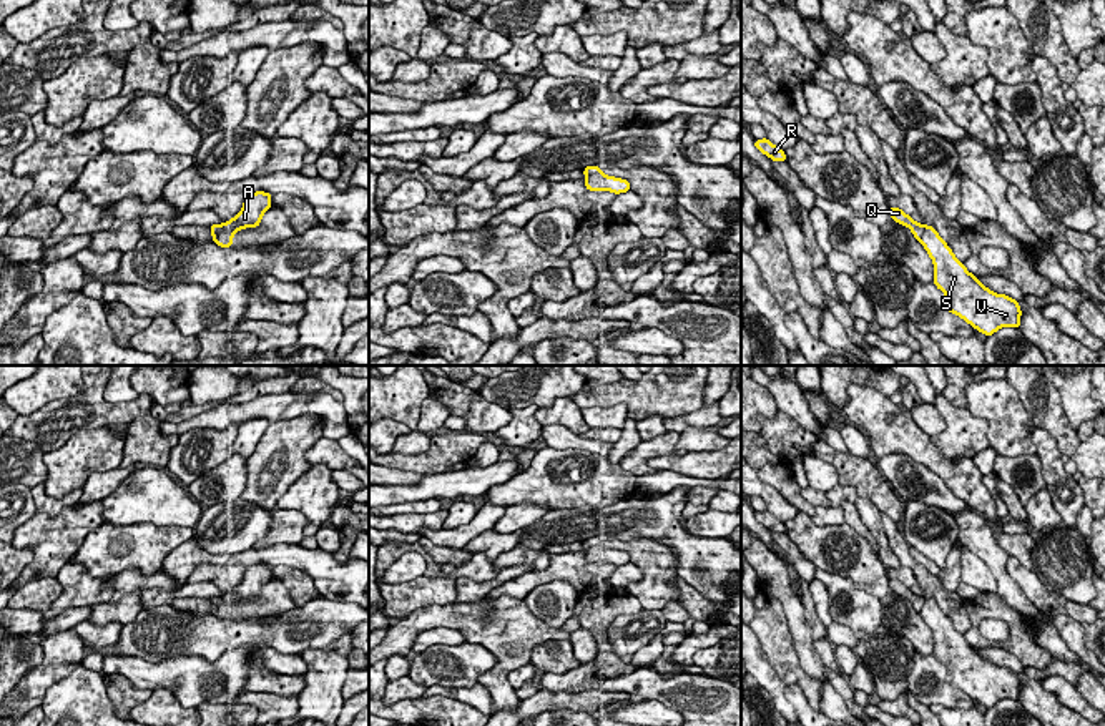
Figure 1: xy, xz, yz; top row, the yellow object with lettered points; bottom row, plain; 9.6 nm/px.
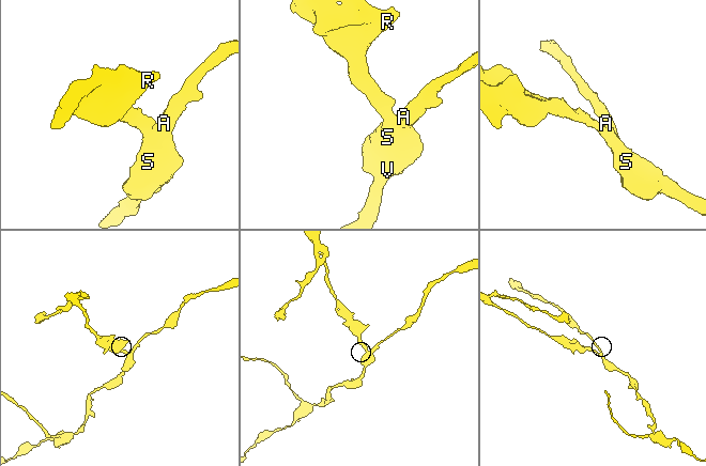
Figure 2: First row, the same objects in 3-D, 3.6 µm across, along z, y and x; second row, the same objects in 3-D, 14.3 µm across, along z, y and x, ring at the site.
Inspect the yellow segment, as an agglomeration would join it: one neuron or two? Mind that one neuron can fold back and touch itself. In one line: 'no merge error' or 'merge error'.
merge error

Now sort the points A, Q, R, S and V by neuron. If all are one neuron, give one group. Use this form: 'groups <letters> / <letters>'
groups A S V / Q R

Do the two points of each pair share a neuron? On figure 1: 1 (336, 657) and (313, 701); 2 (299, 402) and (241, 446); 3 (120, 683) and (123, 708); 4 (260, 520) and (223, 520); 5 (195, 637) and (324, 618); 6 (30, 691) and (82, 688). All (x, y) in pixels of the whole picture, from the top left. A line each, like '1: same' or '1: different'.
1: same
2: different
3: same
4: same
5: same
6: different

